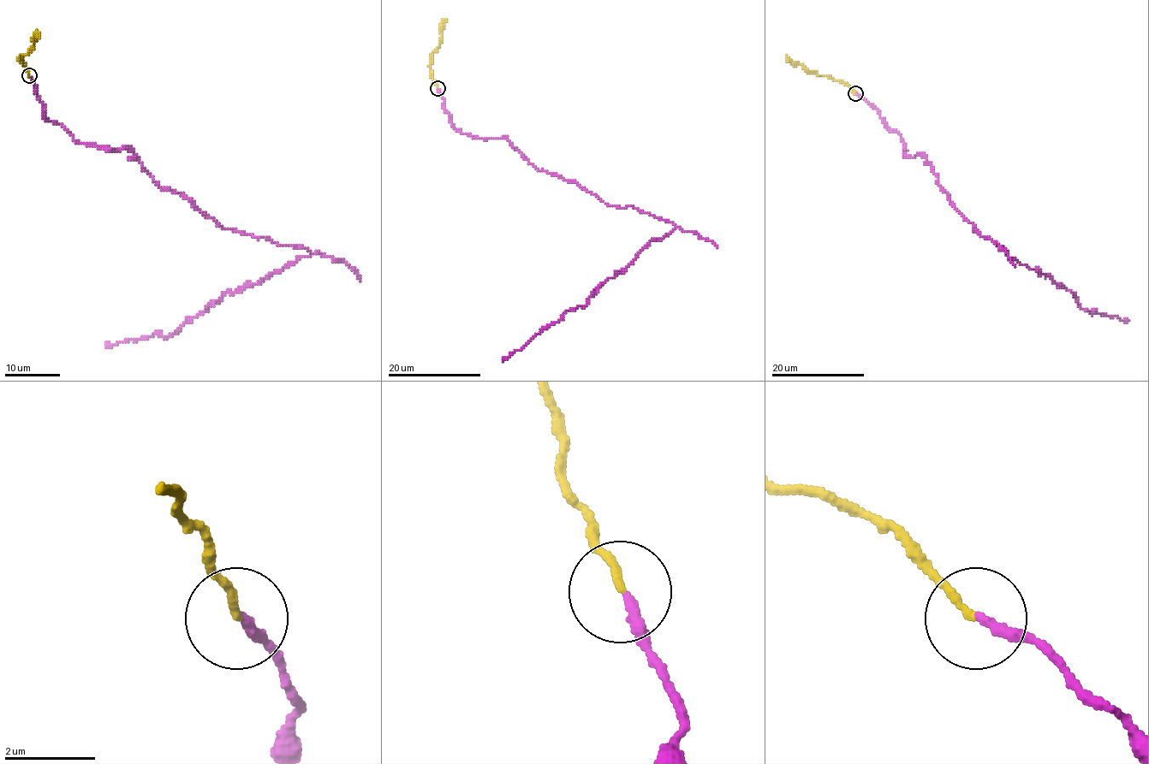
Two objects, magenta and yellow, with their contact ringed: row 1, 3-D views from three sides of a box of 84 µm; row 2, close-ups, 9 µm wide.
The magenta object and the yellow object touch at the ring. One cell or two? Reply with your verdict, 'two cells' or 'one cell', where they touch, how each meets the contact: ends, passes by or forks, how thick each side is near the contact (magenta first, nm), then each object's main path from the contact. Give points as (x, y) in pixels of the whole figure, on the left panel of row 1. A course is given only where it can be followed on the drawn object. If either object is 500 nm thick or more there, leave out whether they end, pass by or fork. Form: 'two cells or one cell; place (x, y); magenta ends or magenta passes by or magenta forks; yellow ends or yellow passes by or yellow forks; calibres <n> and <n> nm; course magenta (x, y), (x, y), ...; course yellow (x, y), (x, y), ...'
one cell; place (29, 75); magenta ends; yellow ends; calibres 220 and 160 nm; course magenta (29, 76), (42, 115), (72, 138), (128, 148), (227, 229), (309, 251), (170, 335), (105, 345); course yellow (29, 76), (20, 59), (31, 50), (38, 31)

